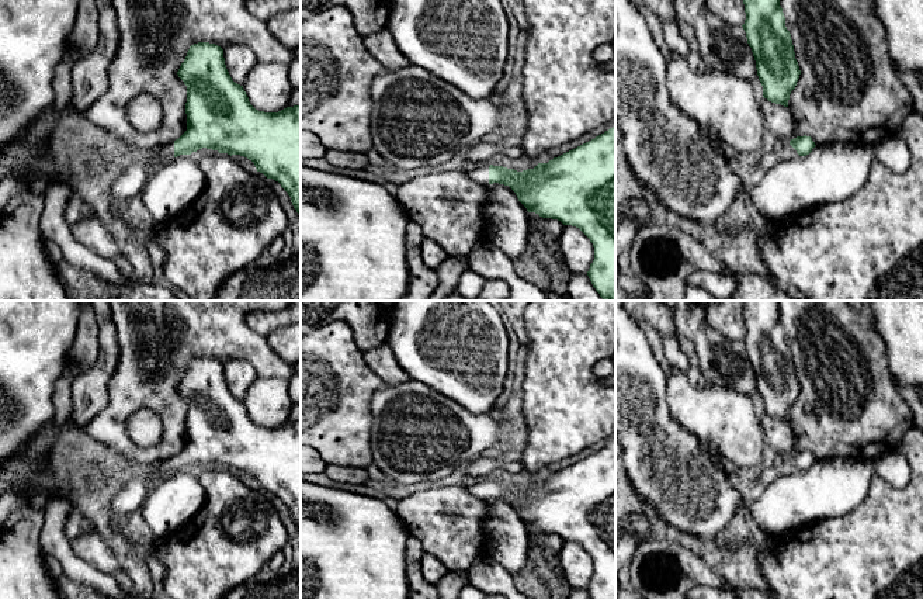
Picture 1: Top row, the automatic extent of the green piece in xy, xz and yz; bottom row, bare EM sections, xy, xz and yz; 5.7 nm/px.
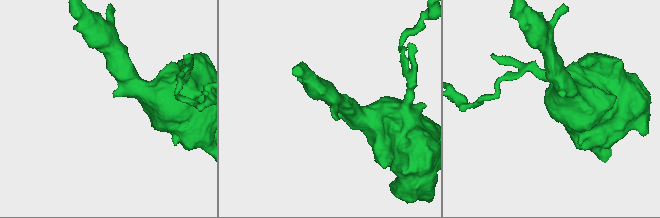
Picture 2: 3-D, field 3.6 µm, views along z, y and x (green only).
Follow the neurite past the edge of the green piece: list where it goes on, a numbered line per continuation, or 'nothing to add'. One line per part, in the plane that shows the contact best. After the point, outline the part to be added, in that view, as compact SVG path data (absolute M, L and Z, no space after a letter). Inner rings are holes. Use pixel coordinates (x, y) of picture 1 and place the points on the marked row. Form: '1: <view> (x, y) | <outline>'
1: xz (481, 175) | M480 165L479 167L468 172L468 176L475 181L487 186L489 184L489 166Z

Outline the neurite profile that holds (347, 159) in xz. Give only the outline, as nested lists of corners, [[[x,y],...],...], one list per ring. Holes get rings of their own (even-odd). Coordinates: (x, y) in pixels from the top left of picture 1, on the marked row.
[[[327,149],[323,156],[329,163],[337,167],[346,167],[353,170],[362,170],[368,166],[365,153],[355,153],[351,150],[330,150]]]

